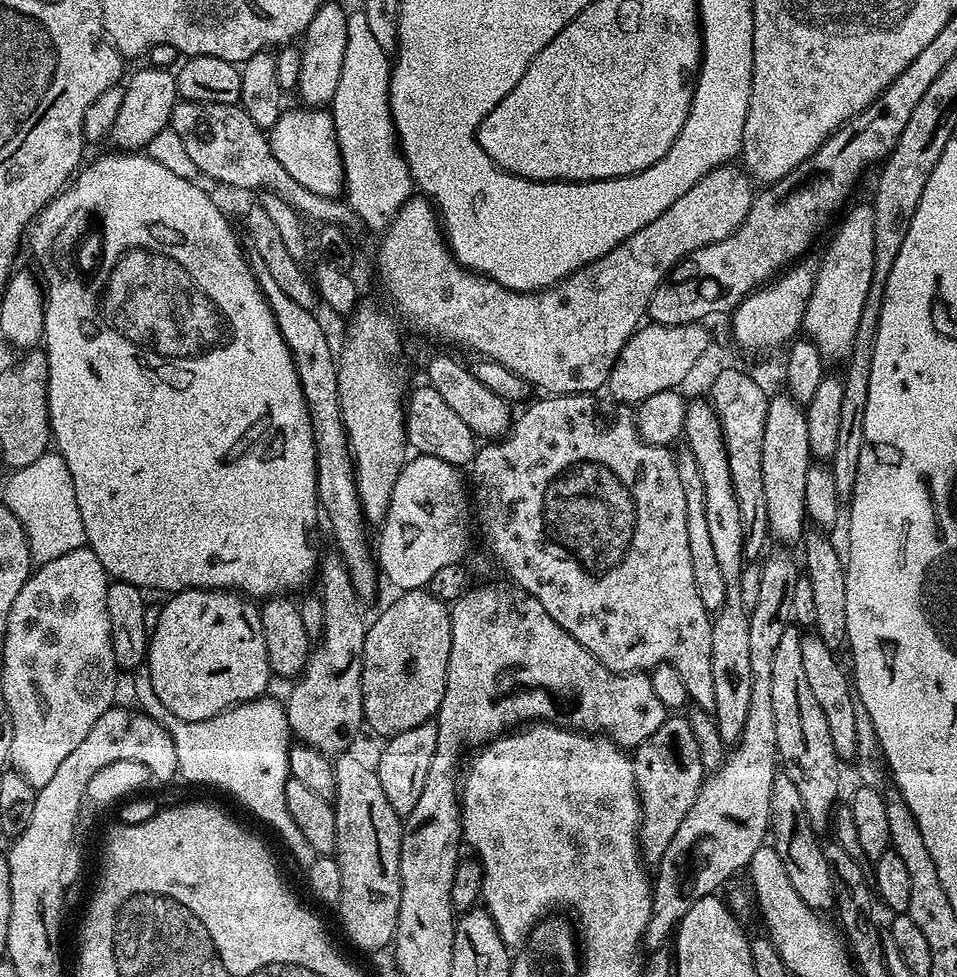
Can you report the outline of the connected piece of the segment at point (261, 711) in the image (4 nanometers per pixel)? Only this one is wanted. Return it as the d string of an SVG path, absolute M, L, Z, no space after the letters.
M265 694L257 700L236 704L202 722L186 722L176 716L168 716L166 727L172 735L174 750L178 750L176 770L179 779L189 780L192 784L217 784L222 791L241 800L258 819L265 820L270 827L280 831L293 858L301 864L301 869L307 870L316 861L318 854L314 846L302 838L302 830L294 826L294 818L290 818L288 813L288 716L284 713L284 704L270 697Z

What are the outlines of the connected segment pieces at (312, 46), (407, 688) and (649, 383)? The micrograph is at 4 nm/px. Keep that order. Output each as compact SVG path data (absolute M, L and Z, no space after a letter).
M326 2L310 18L310 26L306 26L302 39L299 41L302 67L298 70L298 82L294 89L300 95L301 105L318 108L331 105L334 90L338 90L338 82L342 78L342 61L346 55L346 22L348 12L340 4Z
M409 588L401 591L397 596L400 597L393 604L386 605L377 614L376 621L371 621L368 624L368 633L362 646L362 710L364 711L364 722L369 729L372 727L381 738L397 736L402 734L402 730L411 730L414 726L422 726L422 722L435 717L437 710L442 706L442 698L446 694L446 674L450 662L450 622L452 621L452 613L449 605L424 588Z
M648 322L641 325L619 352L608 376L607 391L610 390L617 403L635 406L650 394L679 387L710 344L710 336L704 327L703 323L666 326Z

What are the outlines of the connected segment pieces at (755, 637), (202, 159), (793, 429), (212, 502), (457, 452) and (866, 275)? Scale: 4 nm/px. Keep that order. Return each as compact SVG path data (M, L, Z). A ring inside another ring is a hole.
M776 546L763 557L760 564L762 582L758 593L758 602L748 613L750 622L750 706L746 713L746 726L740 739L727 753L724 765L717 772L705 775L702 786L698 790L698 798L694 798L694 806L686 810L686 818L682 818L682 826L678 826L674 838L670 838L670 846L666 846L666 854L662 854L660 863L654 868L652 886L652 913L650 922L646 922L643 947L656 948L673 939L676 926L698 902L698 898L706 898L719 893L720 887L735 872L743 873L751 860L761 855L760 848L770 836L770 786L774 786L774 778L778 771L778 753L776 751L776 735L774 734L774 705L770 694L770 677L774 653L782 633L790 626L792 620L792 603L794 602L794 582L802 574L798 560L791 556L789 549Z
M177 101L171 112L169 127L182 139L189 157L201 175L242 190L258 188L257 190L270 191L282 198L301 217L308 220L310 218L318 222L317 224L348 226L348 223L355 221L347 201L339 197L316 194L290 177L270 150L268 137L263 129L237 103Z
M787 394L773 395L766 410L766 430L762 430L762 490L766 494L766 514L771 539L781 545L792 546L806 531L806 470L810 470L813 463L802 404Z
M117 151L114 156L100 156L92 165L81 167L78 175L64 189L68 200L64 204L84 204L84 196L92 196L92 208L100 208L104 217L98 222L99 232L108 232L108 256L104 256L104 268L100 268L100 280L92 284L92 292L80 300L80 288L76 288L76 300L72 300L72 292L68 292L68 300L52 300L52 308L44 308L44 339L42 351L48 356L48 417L52 427L52 440L55 451L58 452L74 482L75 497L78 500L79 513L82 514L84 539L87 547L98 554L98 562L107 570L113 581L121 580L141 590L153 588L163 594L185 592L187 588L218 588L241 593L249 598L271 598L281 594L292 594L295 588L300 588L308 579L315 577L318 572L318 551L312 545L312 531L316 528L316 512L318 516L318 501L316 499L316 447L310 426L310 414L306 410L306 398L302 394L302 386L298 382L298 370L292 361L290 350L274 322L274 314L254 278L252 268L248 265L248 256L240 253L240 244L236 241L236 232L230 221L224 217L224 212L199 188L199 183L178 178L178 174L170 174L163 166L158 166L147 154L139 151Z
M431 386L416 388L407 393L404 425L408 435L408 448L421 456L442 458L442 462L457 466L471 465L478 451L478 437L470 426L450 407L449 403Z
M864 202L845 216L824 257L818 260L814 290L806 302L802 332L812 340L825 361L843 361L851 353L858 318L862 318L862 306L866 306L873 274L874 210L871 203Z

